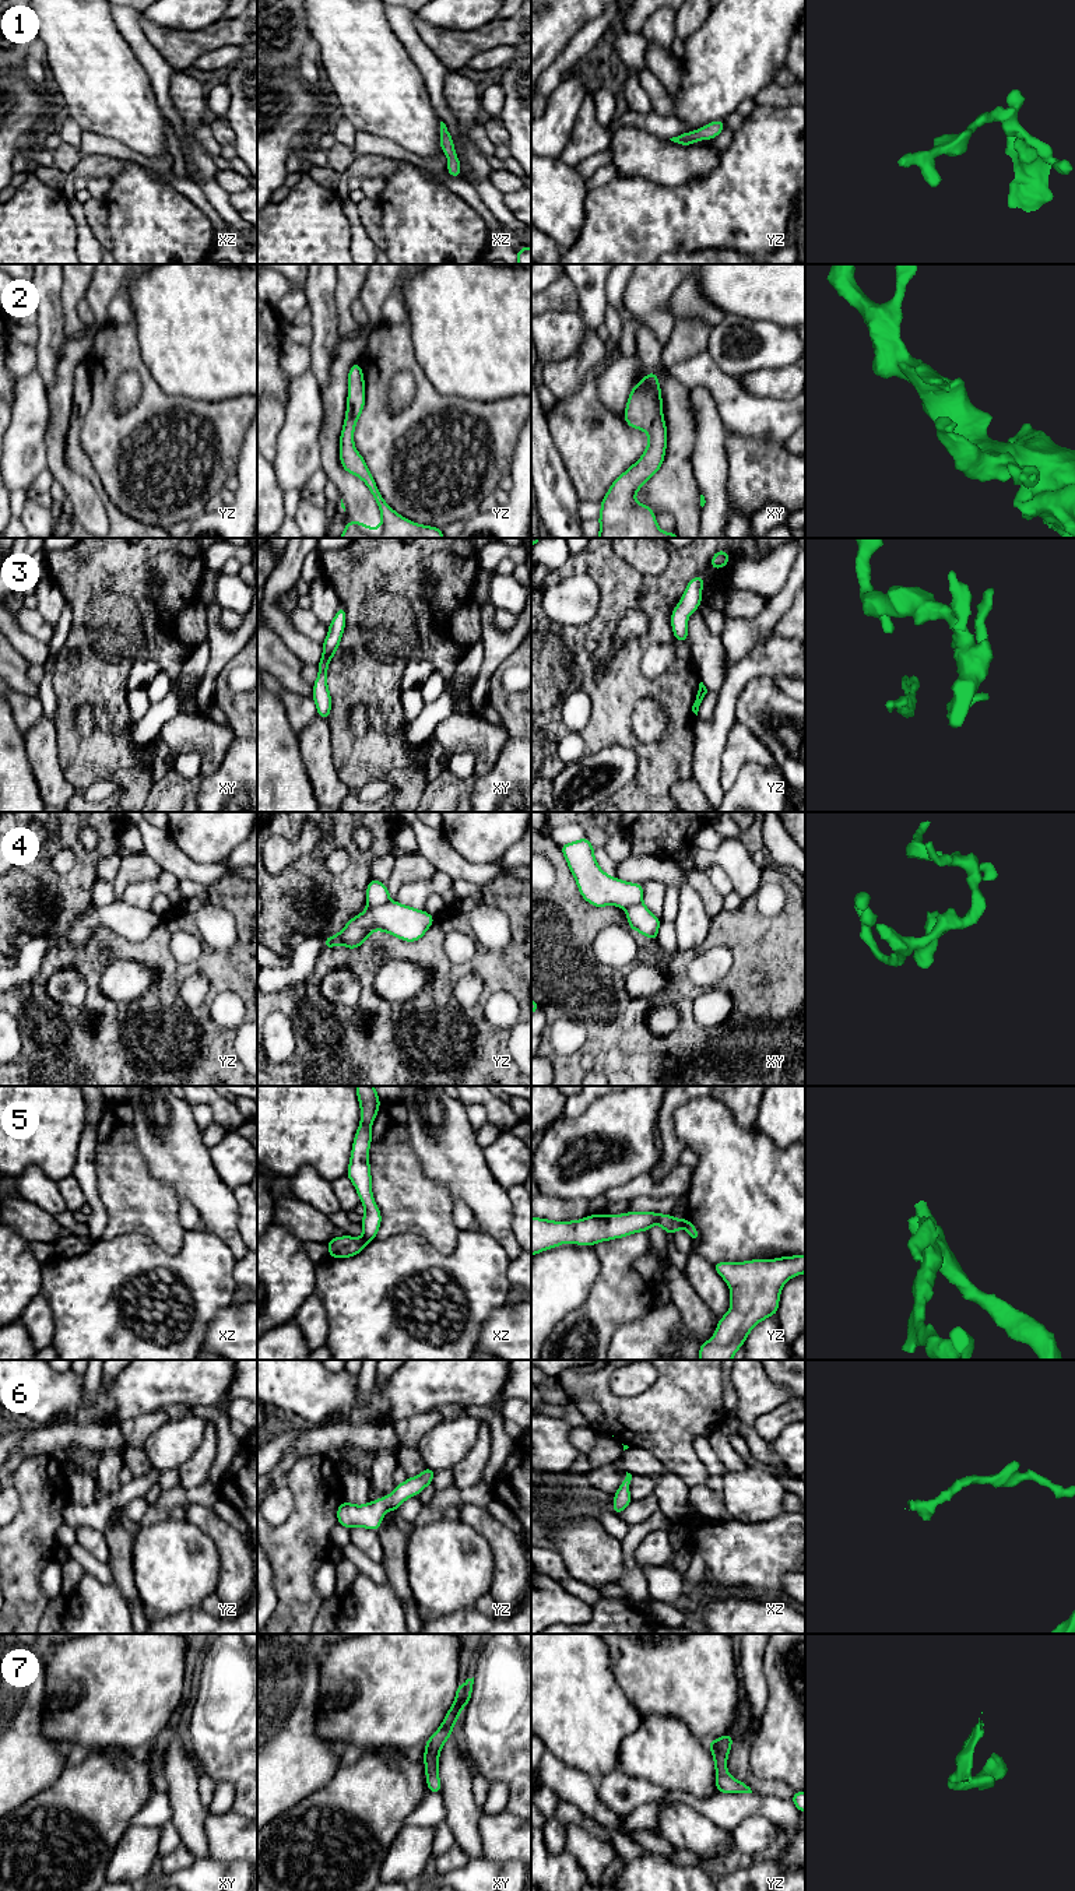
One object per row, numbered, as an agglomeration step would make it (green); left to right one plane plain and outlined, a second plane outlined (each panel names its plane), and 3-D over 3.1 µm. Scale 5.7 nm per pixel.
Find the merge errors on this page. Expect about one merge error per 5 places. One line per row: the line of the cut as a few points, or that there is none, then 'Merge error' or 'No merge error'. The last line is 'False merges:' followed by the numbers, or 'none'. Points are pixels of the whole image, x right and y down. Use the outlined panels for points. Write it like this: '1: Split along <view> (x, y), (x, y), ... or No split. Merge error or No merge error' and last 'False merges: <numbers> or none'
1: No split. No merge error
2: No split. No merge error
3: No split. No merge error
4: Split along yz (389, 900), (378, 906), (368, 906). Merge error
5: Split along yz (687, 1219), (682, 1226). Merge error
6: No split. No merge error
7: No split. No merge error
False merges: 4, 5

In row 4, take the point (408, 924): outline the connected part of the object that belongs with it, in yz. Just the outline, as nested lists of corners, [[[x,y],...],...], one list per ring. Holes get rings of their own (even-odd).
[[[389,901],[379,907],[368,906],[359,915],[351,918],[347,925],[333,936],[324,936],[326,950],[340,943],[348,949],[359,948],[369,935],[379,929],[405,942],[417,942],[433,924],[435,917],[424,910]]]

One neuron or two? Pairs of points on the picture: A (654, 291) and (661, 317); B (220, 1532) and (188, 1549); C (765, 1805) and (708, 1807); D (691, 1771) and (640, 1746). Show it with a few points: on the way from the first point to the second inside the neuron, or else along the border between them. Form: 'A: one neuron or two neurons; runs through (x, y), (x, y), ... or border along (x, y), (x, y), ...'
A: one neuron; runs through (654, 298), (654, 310)
B: two neurons; border along (186, 1518), (211, 1539), (217, 1549), (221, 1568)
C: one neuron; runs through (751, 1805), (722, 1807)
D: one neuron; runs through (678, 1761), (663, 1751), (653, 1751)

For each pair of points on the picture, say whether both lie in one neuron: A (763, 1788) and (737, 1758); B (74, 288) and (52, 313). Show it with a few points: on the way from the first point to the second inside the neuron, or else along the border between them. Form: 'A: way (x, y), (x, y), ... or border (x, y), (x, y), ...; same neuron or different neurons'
A: way (755, 1784), (738, 1767); same neuron
B: border (62, 278), (65, 334); different neurons

